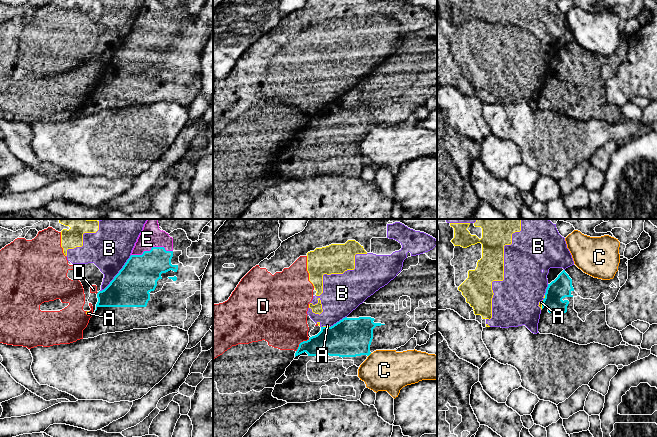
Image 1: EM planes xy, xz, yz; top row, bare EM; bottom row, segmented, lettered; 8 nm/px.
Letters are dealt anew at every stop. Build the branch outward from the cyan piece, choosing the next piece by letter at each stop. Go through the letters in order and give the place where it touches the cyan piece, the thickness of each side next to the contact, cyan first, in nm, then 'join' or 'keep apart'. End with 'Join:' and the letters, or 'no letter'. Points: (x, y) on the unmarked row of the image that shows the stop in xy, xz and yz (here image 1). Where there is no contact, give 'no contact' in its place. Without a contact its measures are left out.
A: meets cyan in yz at (542, 80); 170 nm thick on the cyan side, 30 nm on the other; keep apart
B: meets cyan in xy at (117, 50); 300 nm thick on the cyan side, 340 nm on the other; keep apart
C: meets cyan in xz at (369, 130); 320 nm thick on the cyan side, 340 nm on the other; keep apart
D: meets cyan in xz at (300, 119); 220 nm thick on the cyan side, 420 nm on the other; keep apart
E: meets cyan in xy at (151, 24); 300 nm thick on the cyan side, 180 nm on the other; join
Join: E

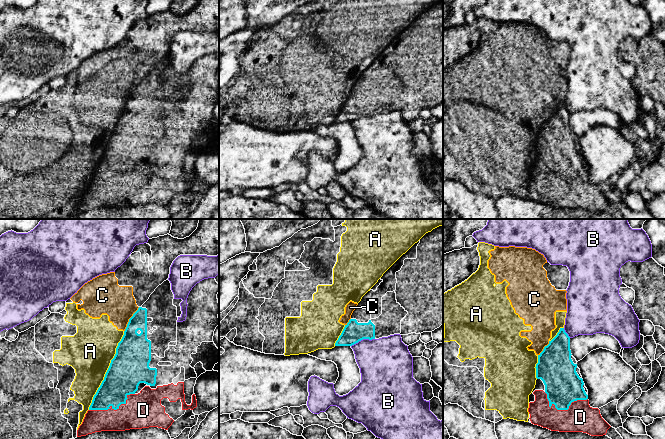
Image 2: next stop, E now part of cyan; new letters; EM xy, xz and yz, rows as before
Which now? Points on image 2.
A: meets cyan in xy at (107, 146); 300 nm thick on the cyan side, 360 nm on the other; keep apart
B: meets cyan in xz at (362, 115); 170 nm thick on the cyan side, 400 nm on the other; keep apart
C: meets cyan in xy at (129, 95); 260 nm thick on the cyan side, 280 nm on the other; keep apart
D: meets cyan in yz at (562, 185); 300 nm thick on the cyan side, 240 nm on the other; join
Join: D

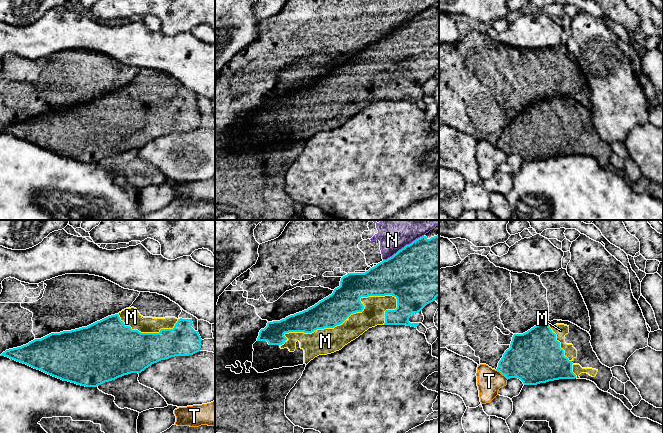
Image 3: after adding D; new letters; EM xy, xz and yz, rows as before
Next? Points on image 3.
M: meets cyan in xz at (347, 93); 240 nm thick on the cyan side, 200 nm on the other; join
N: meets cyan in xz at (404, 23); 480 nm thick on the cyan side, 220 nm on the other; keep apart
T: meets cyan in yz at (502, 150); 360 nm thick on the cyan side, 200 nm on the other; keep apart
Join: M

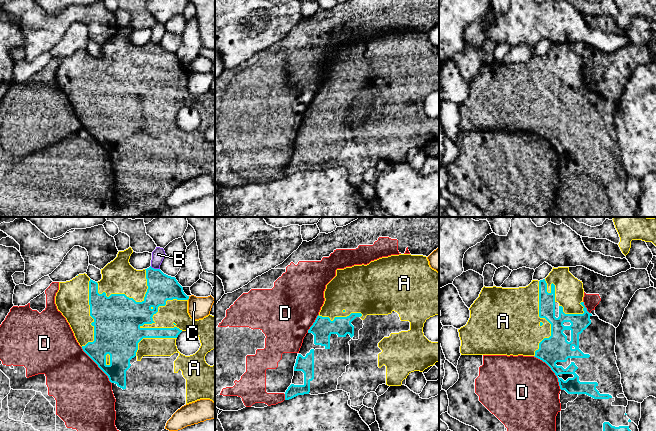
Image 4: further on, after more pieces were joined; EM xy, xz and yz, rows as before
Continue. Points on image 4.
A: meets cyan in xy at (159, 81); 240 nm thick on the cyan side, 190 nm on the other; join
B: meets cyan in xy at (155, 45); 220 nm thick on the cyan side, 100 nm on the other; keep apart
C: meets cyan in xy at (188, 74); 220 nm thick on the cyan side, 180 nm on the other; keep apart
D: meets cyan in yz at (551, 145); 220 nm thick on the cyan side, 500 nm on the other; keep apart
Join: A

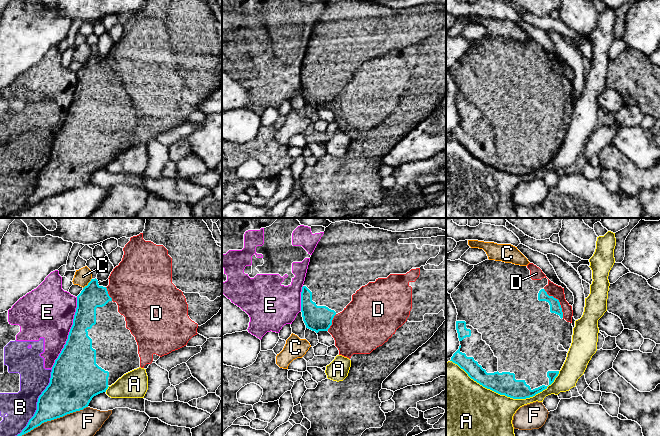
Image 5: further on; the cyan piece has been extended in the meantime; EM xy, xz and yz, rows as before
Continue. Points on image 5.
A: meets cyan in yz at (506, 171); 180 nm thick on the cyan side, 440 nm on the other; keep apart
B: meets cyan in xy at (37, 180); 320 nm thick on the cyan side, 240 nm on the other; keep apart
C: meets cyan in xy at (88, 59); 190 nm thick on the cyan side, 140 nm on the other; keep apart
D: meets cyan in yz at (558, 77); 90 nm thick on the cyan side, 100 nm on the other; join
E: meets cyan in xy at (69, 109); 320 nm thick on the cyan side, 420 nm on the other; keep apart
F: meets cyan in xy at (51, 195); 320 nm thick on the cyan side, 380 nm on the other; keep apart
Join: D

